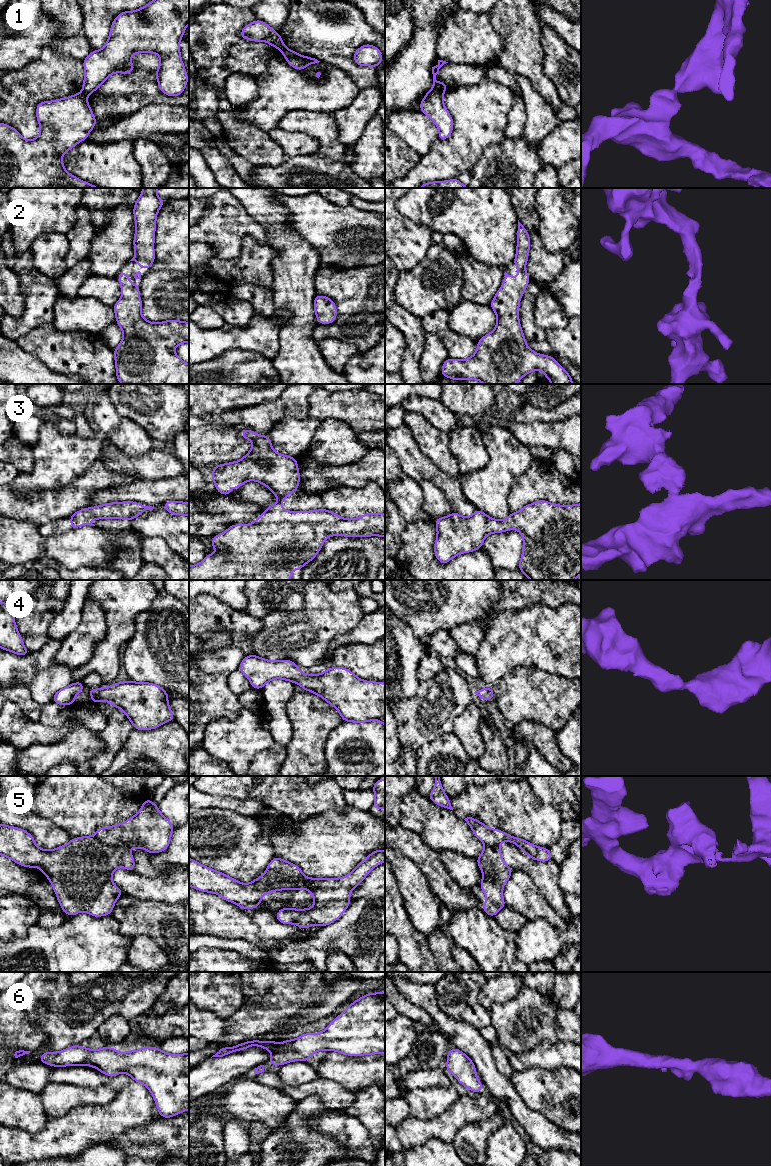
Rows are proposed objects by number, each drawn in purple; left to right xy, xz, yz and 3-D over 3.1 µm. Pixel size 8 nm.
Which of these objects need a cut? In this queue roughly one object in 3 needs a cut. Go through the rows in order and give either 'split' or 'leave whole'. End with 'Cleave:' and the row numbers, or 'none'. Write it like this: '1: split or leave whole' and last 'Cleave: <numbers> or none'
1: split
2: leave whole
3: leave whole
4: leave whole
5: split
6: leave whole
Cleave: 1, 5

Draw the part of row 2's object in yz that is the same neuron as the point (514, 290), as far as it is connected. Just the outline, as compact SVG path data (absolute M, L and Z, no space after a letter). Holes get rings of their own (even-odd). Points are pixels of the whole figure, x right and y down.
M518 220L517 248L516 256L513 261L513 264L518 268L518 278L514 280L512 275L508 275L505 272L503 284L490 303L492 310L497 315L496 327L492 332L489 332L478 340L477 350L471 357L463 360L452 359L449 357L445 360L441 369L441 376L448 377L452 380L479 380L483 384L516 384L528 373L541 369L544 372L544 376L552 384L574 384L569 373L556 361L555 358L549 355L536 353L527 346L527 342L519 322L519 301L521 300L522 294L528 288L527 284L530 282L530 277L525 269L529 256L530 243L530 237L526 228Z

